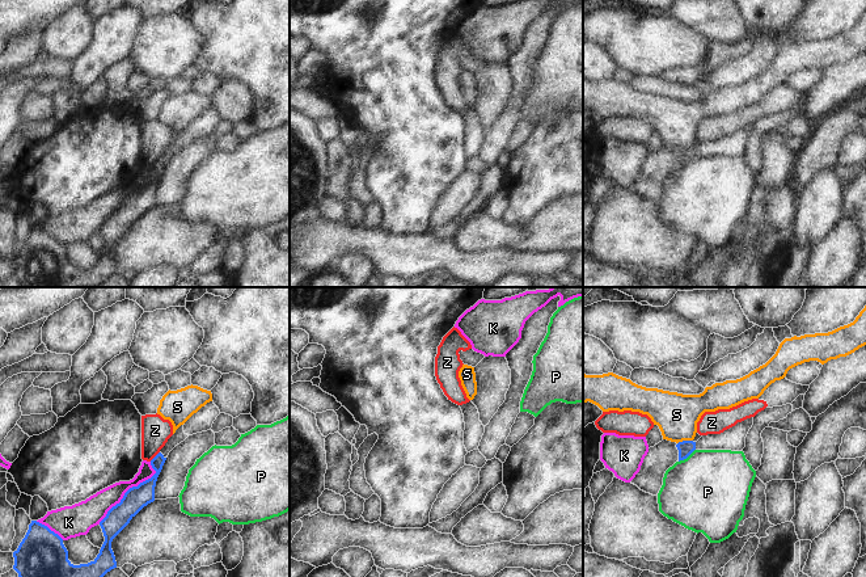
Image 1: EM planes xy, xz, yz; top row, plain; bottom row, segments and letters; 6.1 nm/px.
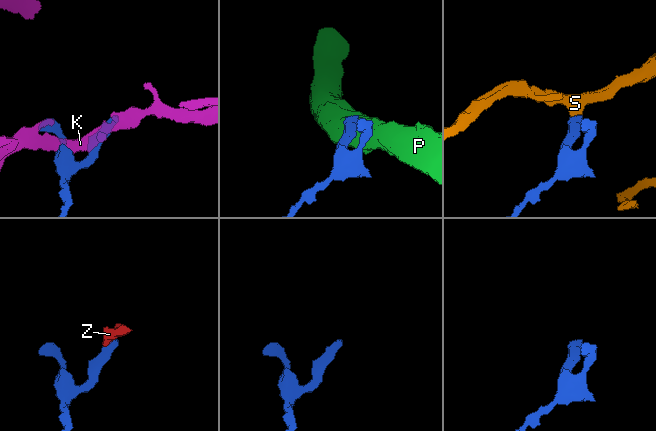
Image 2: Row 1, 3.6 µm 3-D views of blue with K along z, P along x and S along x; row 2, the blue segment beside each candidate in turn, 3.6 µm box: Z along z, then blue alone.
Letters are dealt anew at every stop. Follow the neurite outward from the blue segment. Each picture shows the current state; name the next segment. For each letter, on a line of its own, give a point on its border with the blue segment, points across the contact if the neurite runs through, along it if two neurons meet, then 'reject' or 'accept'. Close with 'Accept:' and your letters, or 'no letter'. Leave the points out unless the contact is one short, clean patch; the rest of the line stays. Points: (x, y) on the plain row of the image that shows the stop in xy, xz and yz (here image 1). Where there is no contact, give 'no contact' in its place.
K: contact xy (129, 196); reject
P: contact yz (687, 163); border yz (695, 155), (679, 168); reject
S: contact yz (684, 147); way yz (685, 154), (684, 147), (676, 121); accept
Z: contact xy (155, 163); border xy (159, 158), (150, 167); reject
Accept: S

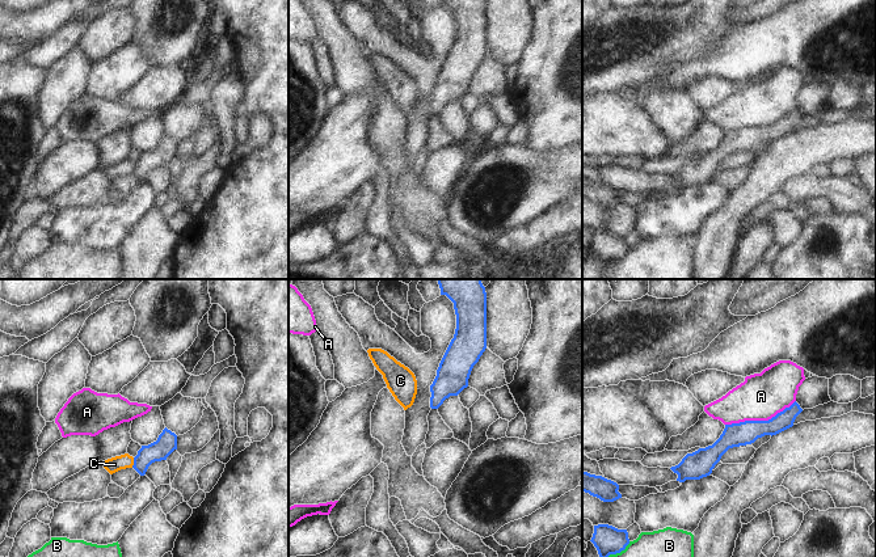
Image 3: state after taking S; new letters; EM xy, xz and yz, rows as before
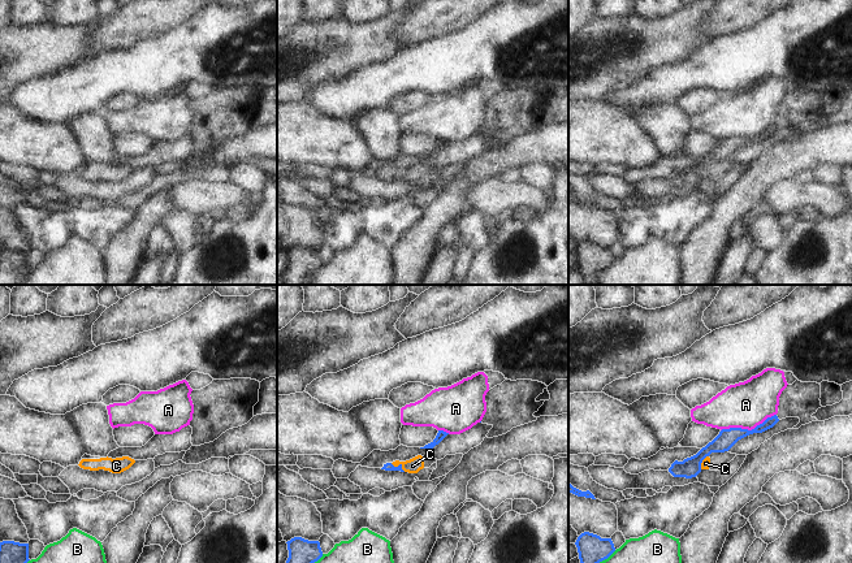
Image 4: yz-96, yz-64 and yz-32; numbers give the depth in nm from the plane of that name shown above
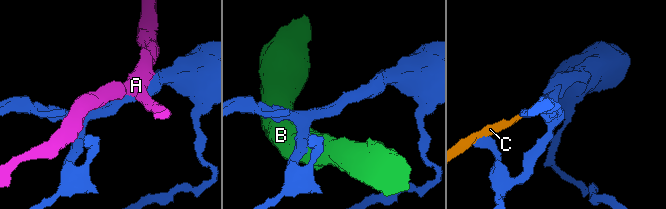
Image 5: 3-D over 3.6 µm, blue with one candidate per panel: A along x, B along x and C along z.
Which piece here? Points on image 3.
A: contact yz (759, 127); reject
B: contact yz (615, 260); border yz (630, 248), (619, 258), (611, 260), (602, 270); reject
C: contact xy (134, 169); border xy (134, 164), (131, 173); reject
Accept: no letter

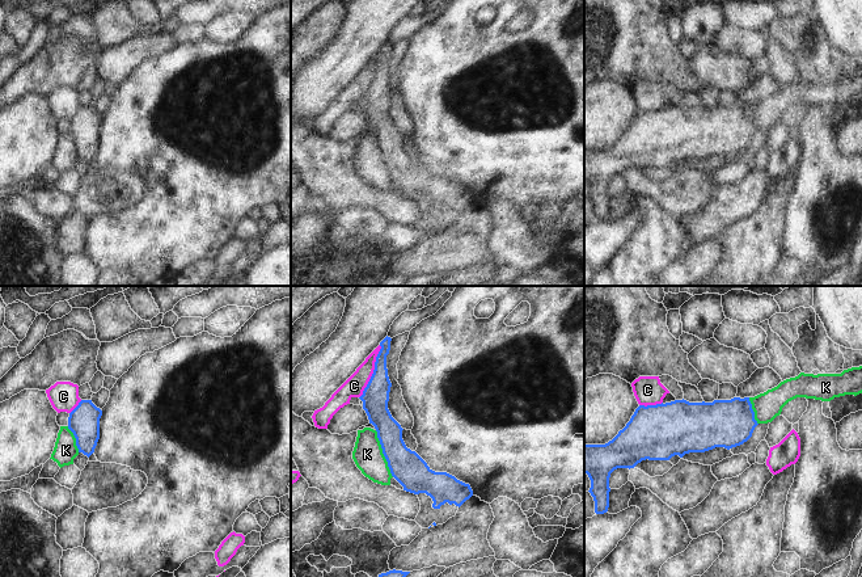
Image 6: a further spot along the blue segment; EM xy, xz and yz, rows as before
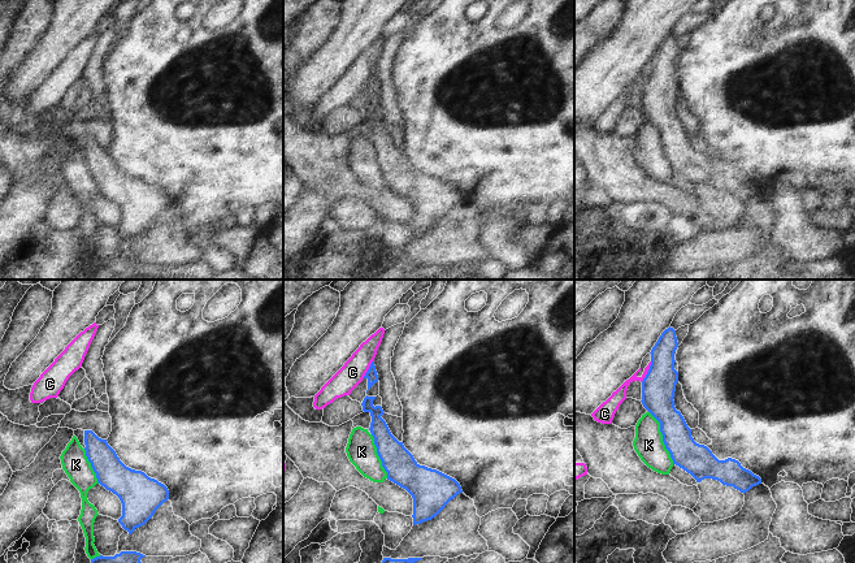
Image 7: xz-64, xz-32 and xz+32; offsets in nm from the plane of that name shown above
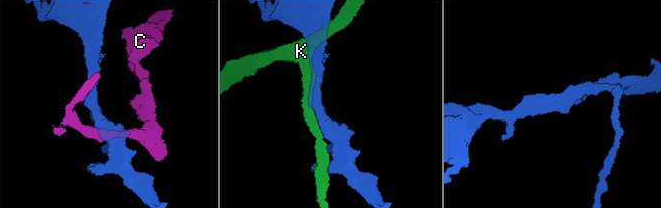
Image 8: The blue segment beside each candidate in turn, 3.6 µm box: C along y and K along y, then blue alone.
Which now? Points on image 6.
C: contact xz (374, 78); accept
K: contact xz (383, 159); reject
Accept: C

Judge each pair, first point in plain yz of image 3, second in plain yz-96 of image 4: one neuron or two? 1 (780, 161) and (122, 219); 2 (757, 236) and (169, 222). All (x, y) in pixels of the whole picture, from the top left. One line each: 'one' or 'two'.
1: two
2: two

